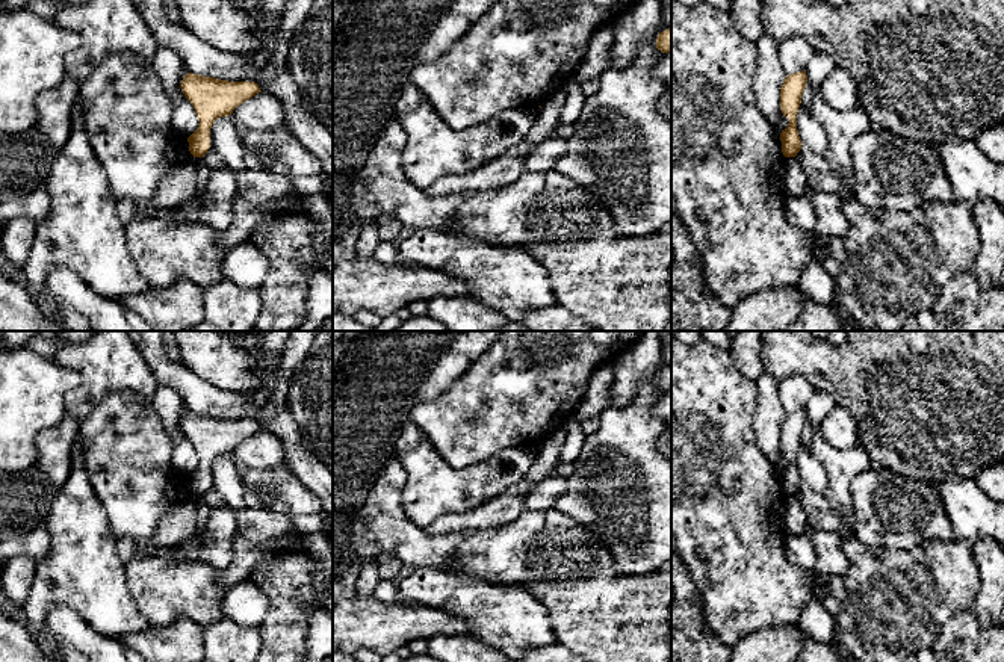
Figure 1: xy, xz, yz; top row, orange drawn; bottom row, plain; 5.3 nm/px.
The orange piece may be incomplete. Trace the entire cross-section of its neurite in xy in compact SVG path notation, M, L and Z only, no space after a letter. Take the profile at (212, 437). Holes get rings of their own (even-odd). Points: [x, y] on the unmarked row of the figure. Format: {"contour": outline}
{"contour": "M192 411L183 416L180 426L200 459L187 476L194 496L204 496L210 487L210 467L218 456L231 453L237 444L262 431L254 420L228 420Z"}

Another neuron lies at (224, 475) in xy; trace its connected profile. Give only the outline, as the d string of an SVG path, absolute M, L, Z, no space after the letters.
M231 453L215 458L210 467L210 485L222 496L227 506L234 511L246 508L240 472Z

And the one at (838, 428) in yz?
M836 405L820 423L826 443L836 450L859 447L859 431L853 414Z

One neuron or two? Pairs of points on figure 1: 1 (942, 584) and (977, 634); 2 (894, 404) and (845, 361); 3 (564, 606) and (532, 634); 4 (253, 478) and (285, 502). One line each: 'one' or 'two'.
1: two
2: one
3: two
4: one

